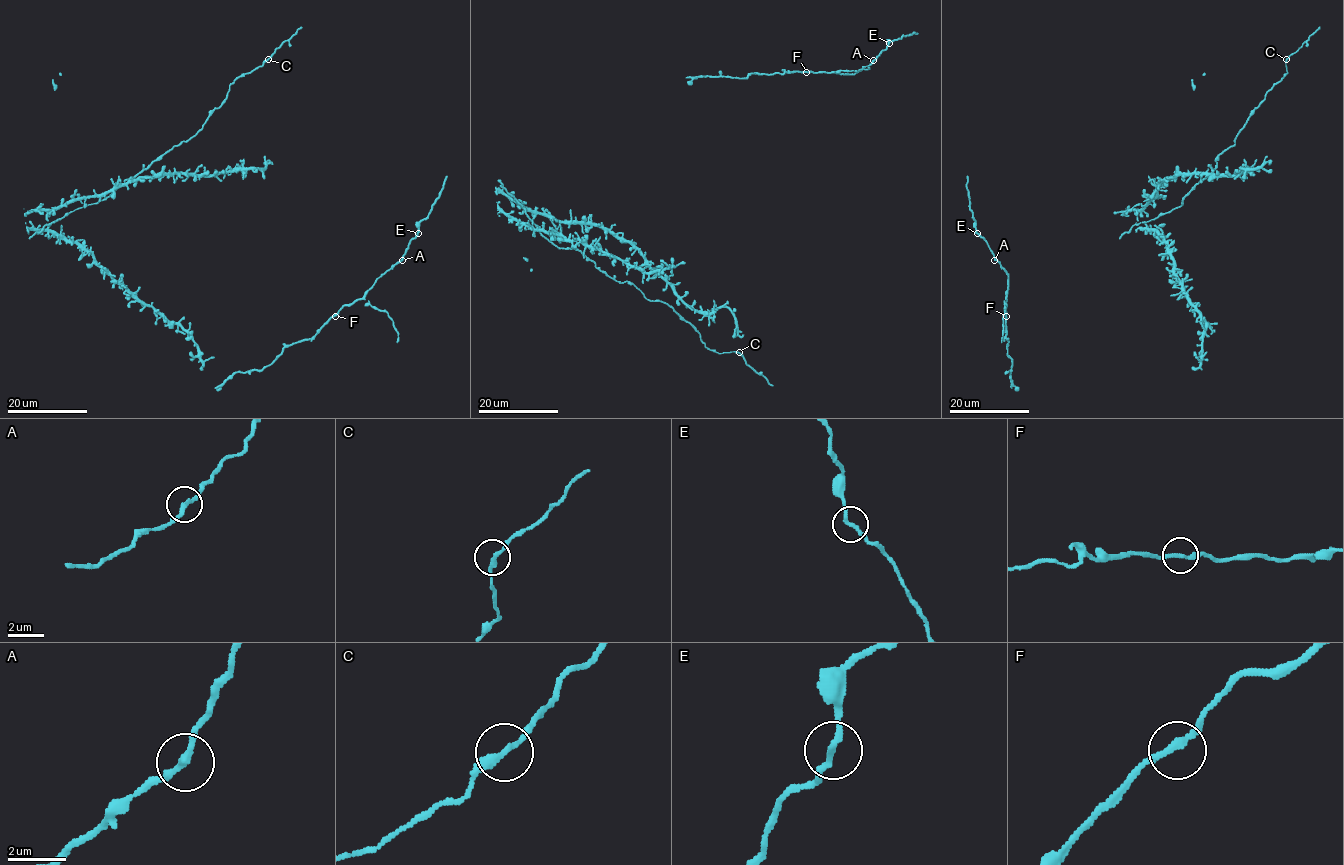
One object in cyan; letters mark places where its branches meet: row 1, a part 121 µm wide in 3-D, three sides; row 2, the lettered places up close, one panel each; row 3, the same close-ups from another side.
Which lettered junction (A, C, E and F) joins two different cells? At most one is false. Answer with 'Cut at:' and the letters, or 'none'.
Cut at: none

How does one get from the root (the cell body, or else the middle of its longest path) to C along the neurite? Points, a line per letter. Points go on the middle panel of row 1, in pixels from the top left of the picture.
C: (656, 269), (535, 231), (531, 220), (559, 247), (578, 248), (616, 281), (667, 303), (706, 347), (739, 352)

